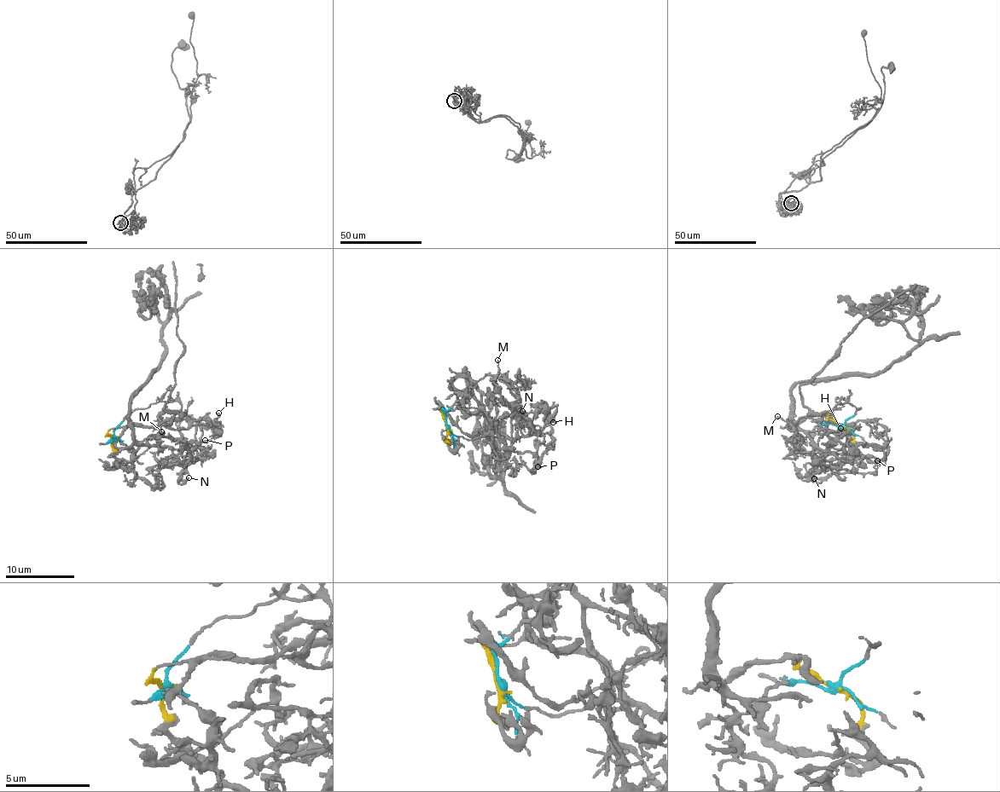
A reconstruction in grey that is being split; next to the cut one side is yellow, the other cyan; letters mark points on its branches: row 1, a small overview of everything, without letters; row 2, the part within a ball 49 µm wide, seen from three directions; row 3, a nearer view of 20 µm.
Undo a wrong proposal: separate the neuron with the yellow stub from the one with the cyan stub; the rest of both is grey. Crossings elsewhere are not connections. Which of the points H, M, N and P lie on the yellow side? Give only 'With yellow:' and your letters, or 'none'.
With yellow: H, N, P

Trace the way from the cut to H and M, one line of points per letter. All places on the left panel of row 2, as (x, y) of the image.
H: (113, 438), (107, 433), (121, 427), (161, 424), (179, 418), (201, 419), (210, 427), (218, 413)
M: (113, 438), (113, 432), (134, 410), (176, 401), (181, 405), (180, 410), (160, 426), (162, 436), (162, 431)

